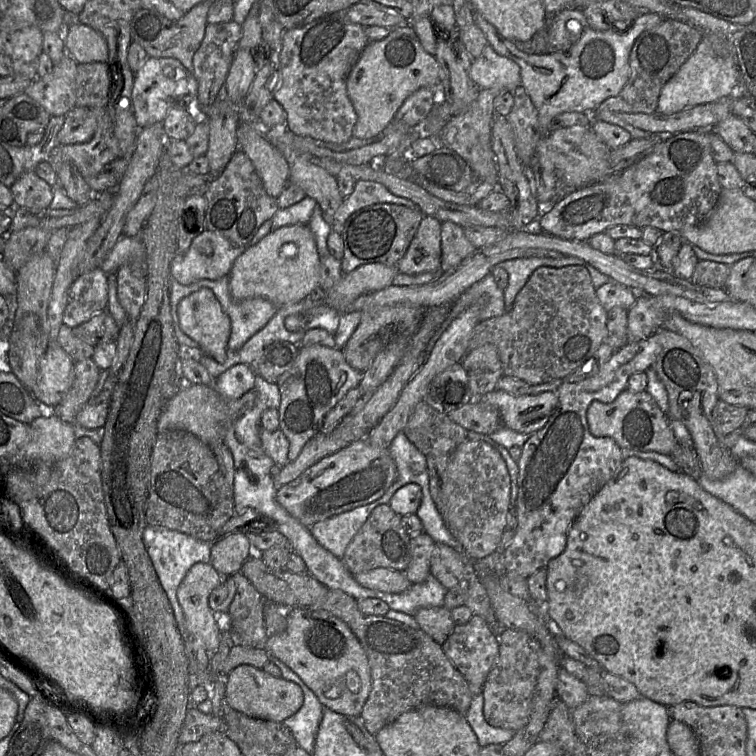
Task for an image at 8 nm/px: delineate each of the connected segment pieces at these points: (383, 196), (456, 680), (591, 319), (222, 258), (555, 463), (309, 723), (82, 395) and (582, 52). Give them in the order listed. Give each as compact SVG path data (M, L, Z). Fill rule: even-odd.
M359 180L356 182L353 193L344 199L336 212L332 216L324 213L324 218L330 223L333 231L342 233L346 220L352 214L379 203L403 205L409 208L417 207L414 202L393 194L381 183Z
M253 552L244 562L241 573L252 582L265 600L278 603L285 607L286 610L295 607L325 610L349 626L365 650L371 670L371 692L364 704L361 716L367 729L373 735L376 735L401 714L426 705L452 708L462 715L467 713L473 699L469 682L446 656L442 645L434 641L422 629L411 628L385 616L366 615L360 611L358 601L352 596L340 590L328 589L309 572L293 574L288 570L271 570L261 560L260 554L256 552Z
M582 265L540 267L518 293L512 311L478 323L467 352L492 344L498 350L503 376L538 385L574 372L607 336L607 311L596 297L588 270Z
M272 219L265 221L246 246L236 245L226 237L206 229L193 240L185 254L180 254L178 252L175 256L170 267L172 278L178 283L187 286L202 279L219 280L220 278L229 275L233 262L237 259L237 257L240 256L248 247L257 244L263 237L269 234L272 231L272 226ZM205 241L210 241L213 244L214 252L210 256L201 255L199 253L199 248Z
M659 333L636 343L628 343L622 349L613 352L611 358L594 376L580 382L565 382L557 389L558 405L543 428L530 435L522 447L518 461L517 529L506 548L505 568L507 573L515 573L528 579L536 571L545 568L550 560L559 556L566 547L567 535L573 522L583 507L616 474L622 463L621 448L610 437L595 437L588 427L586 413L593 401L612 403L618 395L627 389L629 377L637 372L645 372L654 363L662 350Z
M278 660L275 664L280 668L282 678L298 684L304 694L304 704L299 711L282 723L291 730L297 745L313 755L324 706L293 670Z
M92 358L74 361L74 380L72 386L61 402L52 408L53 414L65 422L75 423L77 413L87 403L95 389L100 376L100 371L101 369Z
M474 11L474 23L483 31L488 44L498 54L519 65L522 86L538 111L541 138L551 132L549 126L555 116L563 112L592 113L604 100L617 96L629 80L629 58L635 41L663 18L656 13L640 14L624 32L596 31L587 26L582 28L578 42L568 51L531 54L518 43L504 38L489 21Z

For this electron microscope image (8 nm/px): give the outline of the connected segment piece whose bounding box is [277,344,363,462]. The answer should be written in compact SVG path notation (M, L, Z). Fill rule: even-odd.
M323 345L300 346L296 362L278 380L280 391L279 429L289 440L289 461L295 461L305 444L321 432L324 417L345 397L348 391L358 387L362 372L348 364L342 350Z

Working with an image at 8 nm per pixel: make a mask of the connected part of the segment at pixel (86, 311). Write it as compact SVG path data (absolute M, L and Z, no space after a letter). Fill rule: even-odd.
M100 268L83 273L71 285L63 313L63 324L75 328L106 310L108 275Z

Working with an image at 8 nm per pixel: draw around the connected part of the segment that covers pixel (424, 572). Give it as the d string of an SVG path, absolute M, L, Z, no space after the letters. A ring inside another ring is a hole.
M422 532L410 538L411 561L403 571L411 583L421 583L431 573L431 556L436 542Z

